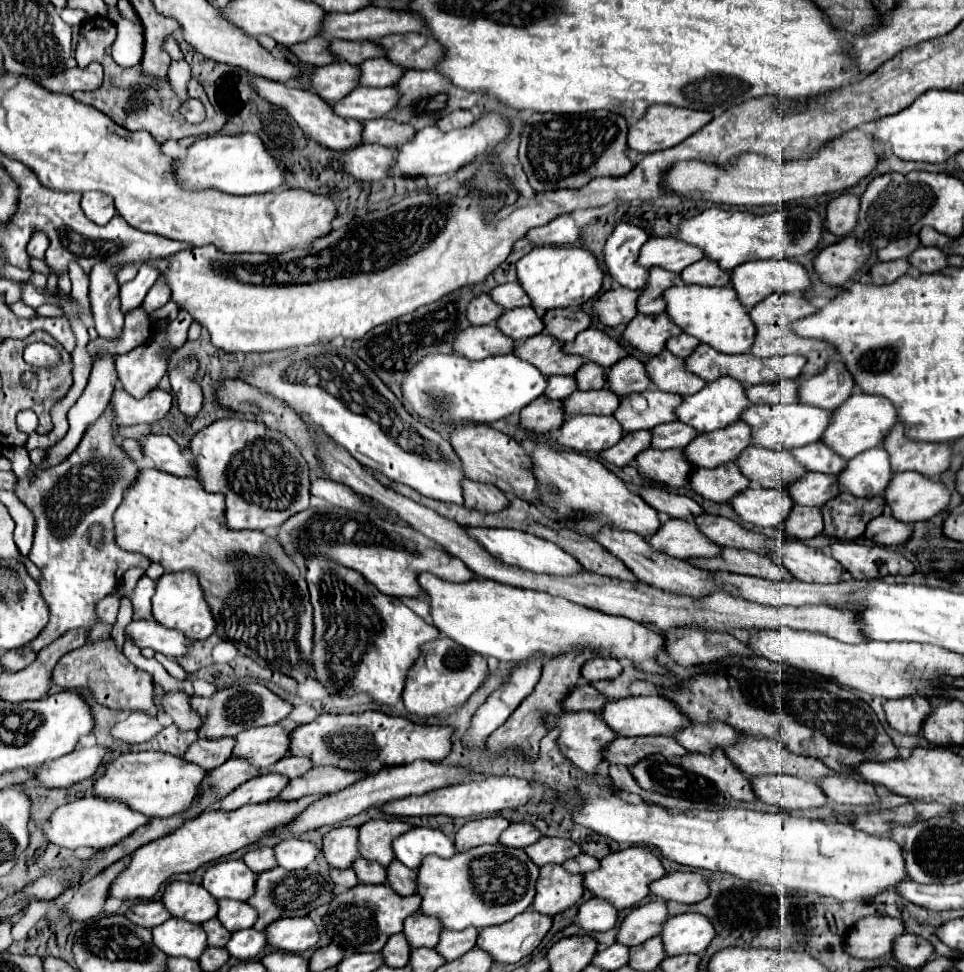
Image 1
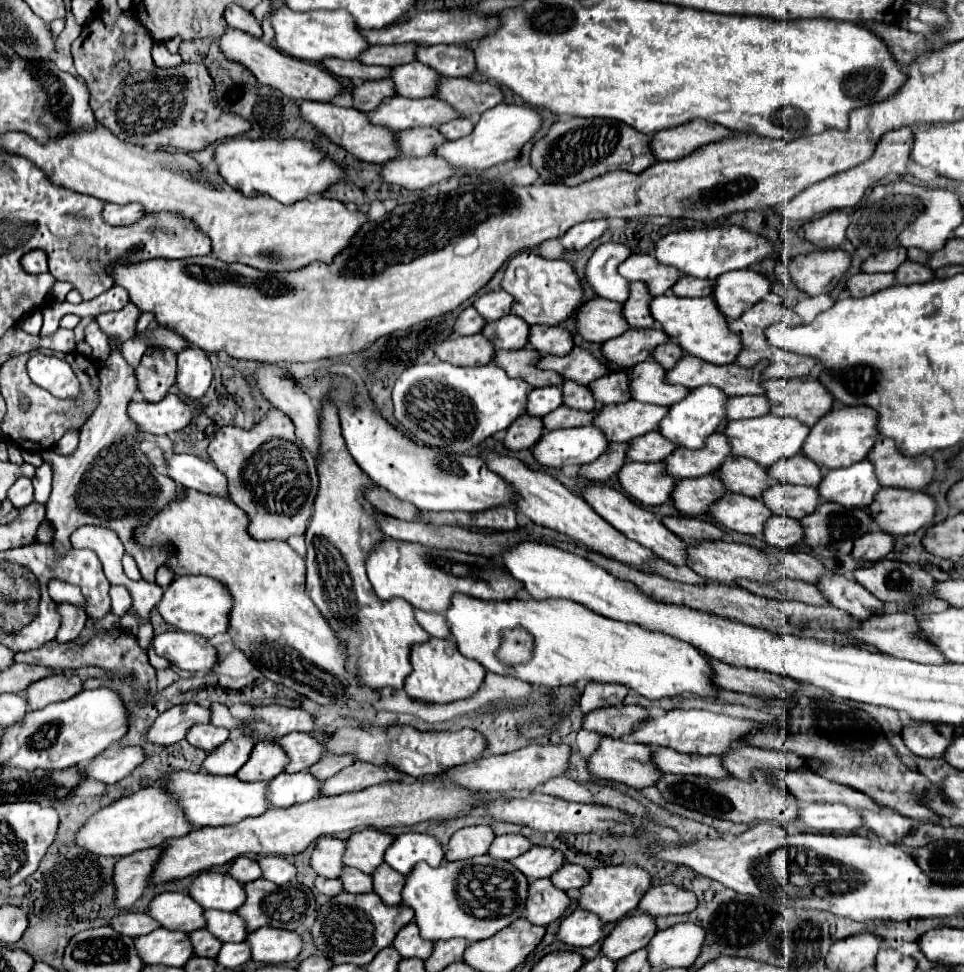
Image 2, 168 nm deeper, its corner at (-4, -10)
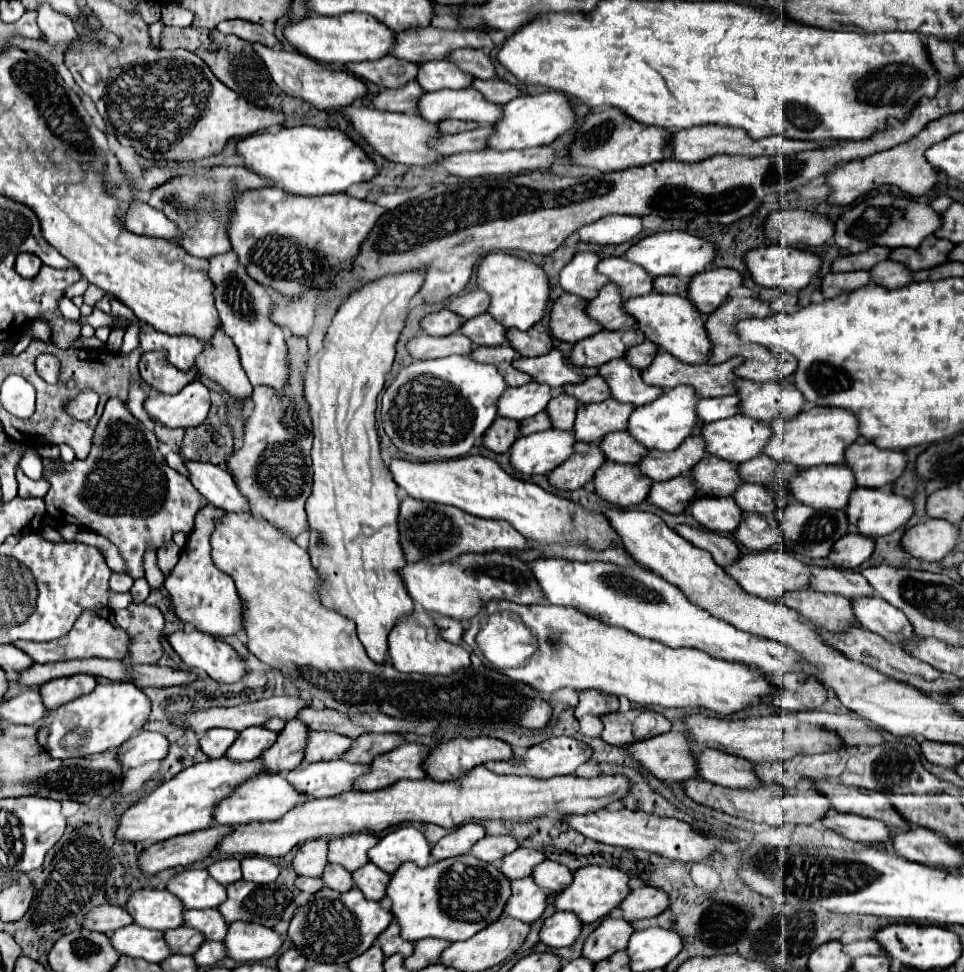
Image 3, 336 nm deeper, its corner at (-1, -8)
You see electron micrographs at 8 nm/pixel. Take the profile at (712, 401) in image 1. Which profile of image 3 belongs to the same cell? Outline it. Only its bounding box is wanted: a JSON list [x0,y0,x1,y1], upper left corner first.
[627,386,699,452]

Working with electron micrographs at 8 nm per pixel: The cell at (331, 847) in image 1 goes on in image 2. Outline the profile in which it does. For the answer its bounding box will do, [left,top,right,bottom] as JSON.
[310,836,346,878]

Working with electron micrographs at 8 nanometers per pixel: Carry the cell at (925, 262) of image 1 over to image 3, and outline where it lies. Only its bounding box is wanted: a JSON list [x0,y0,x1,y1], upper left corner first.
[869,260,911,288]

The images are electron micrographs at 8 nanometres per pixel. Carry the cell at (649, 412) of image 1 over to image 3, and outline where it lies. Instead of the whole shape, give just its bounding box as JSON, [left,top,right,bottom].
[573,398,633,442]

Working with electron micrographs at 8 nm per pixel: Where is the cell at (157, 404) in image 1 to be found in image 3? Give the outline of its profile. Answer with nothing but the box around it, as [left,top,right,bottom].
[145,380,209,428]

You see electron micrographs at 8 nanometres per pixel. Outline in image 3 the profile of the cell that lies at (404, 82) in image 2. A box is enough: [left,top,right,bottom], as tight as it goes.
[417,60,473,92]

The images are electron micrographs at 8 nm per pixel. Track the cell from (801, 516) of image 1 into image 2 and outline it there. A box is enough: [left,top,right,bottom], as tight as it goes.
[764,516,804,550]

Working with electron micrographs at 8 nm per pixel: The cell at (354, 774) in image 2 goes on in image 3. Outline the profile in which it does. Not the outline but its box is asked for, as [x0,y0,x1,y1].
[357,744,429,792]

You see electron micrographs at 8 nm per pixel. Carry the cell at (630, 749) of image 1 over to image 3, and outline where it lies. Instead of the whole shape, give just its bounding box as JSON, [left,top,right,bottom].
[697,748,761,790]

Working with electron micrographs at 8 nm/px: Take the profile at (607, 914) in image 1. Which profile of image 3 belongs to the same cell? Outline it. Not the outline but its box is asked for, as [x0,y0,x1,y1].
[539,912,581,948]

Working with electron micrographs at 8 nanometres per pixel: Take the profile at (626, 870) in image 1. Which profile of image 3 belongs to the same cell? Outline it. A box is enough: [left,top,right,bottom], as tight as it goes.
[555,866,629,924]

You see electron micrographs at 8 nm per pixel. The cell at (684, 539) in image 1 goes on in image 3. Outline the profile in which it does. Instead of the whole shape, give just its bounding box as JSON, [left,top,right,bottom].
[725,550,811,600]

